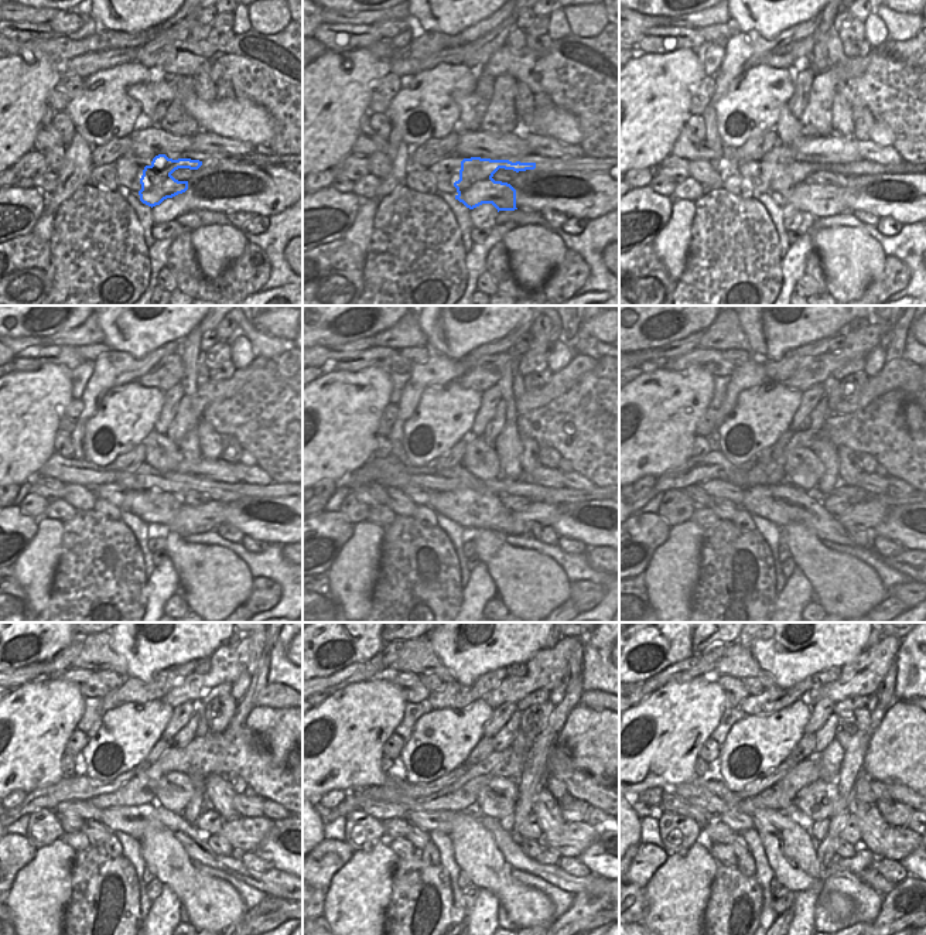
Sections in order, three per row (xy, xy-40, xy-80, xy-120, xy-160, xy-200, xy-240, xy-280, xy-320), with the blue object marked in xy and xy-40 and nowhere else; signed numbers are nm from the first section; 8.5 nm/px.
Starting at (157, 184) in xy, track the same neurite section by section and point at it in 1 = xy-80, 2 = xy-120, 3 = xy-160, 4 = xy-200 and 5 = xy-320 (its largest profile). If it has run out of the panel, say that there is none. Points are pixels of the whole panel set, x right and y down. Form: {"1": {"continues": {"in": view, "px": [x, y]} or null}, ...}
{"1": {"continues": {"in": "xy-80", "px": [792, 183]}}, "2": {"continues": {"in": "xy-120", "px": [202, 518]}}, "3": {"continues": {"in": "xy-160", "px": [546, 514]}}, "4": {"continues": {"in": "xy-200", "px": [870, 514]}}, "5": {"continues": {"in": "xy-320", "px": [891, 842]}}}

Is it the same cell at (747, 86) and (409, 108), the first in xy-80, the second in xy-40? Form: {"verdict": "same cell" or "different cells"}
{"verdict": "same cell"}

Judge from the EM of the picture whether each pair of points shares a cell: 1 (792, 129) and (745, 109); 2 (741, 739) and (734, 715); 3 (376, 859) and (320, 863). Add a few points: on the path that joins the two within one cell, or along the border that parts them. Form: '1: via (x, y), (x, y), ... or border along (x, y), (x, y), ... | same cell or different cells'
1: border along (788, 102), (782, 108), (778, 123), (774, 128) | different cells
2: border along (745, 716), (733, 724), (720, 748) | different cells
3: border along (354, 850), (327, 889) | different cells

